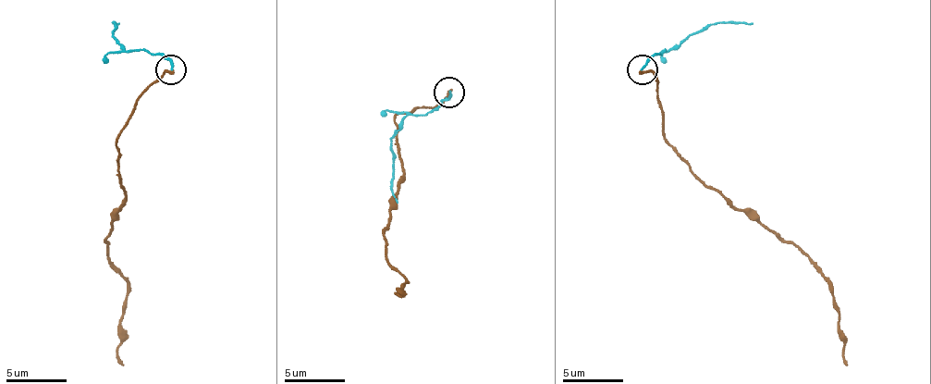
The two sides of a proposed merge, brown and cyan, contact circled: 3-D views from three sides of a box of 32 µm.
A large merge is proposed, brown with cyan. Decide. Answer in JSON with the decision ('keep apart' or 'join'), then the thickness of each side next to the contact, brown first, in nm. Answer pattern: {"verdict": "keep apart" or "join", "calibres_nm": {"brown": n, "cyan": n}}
{"verdict": "keep apart", "calibres_nm": {"brown": 240, "cyan": 190}}

